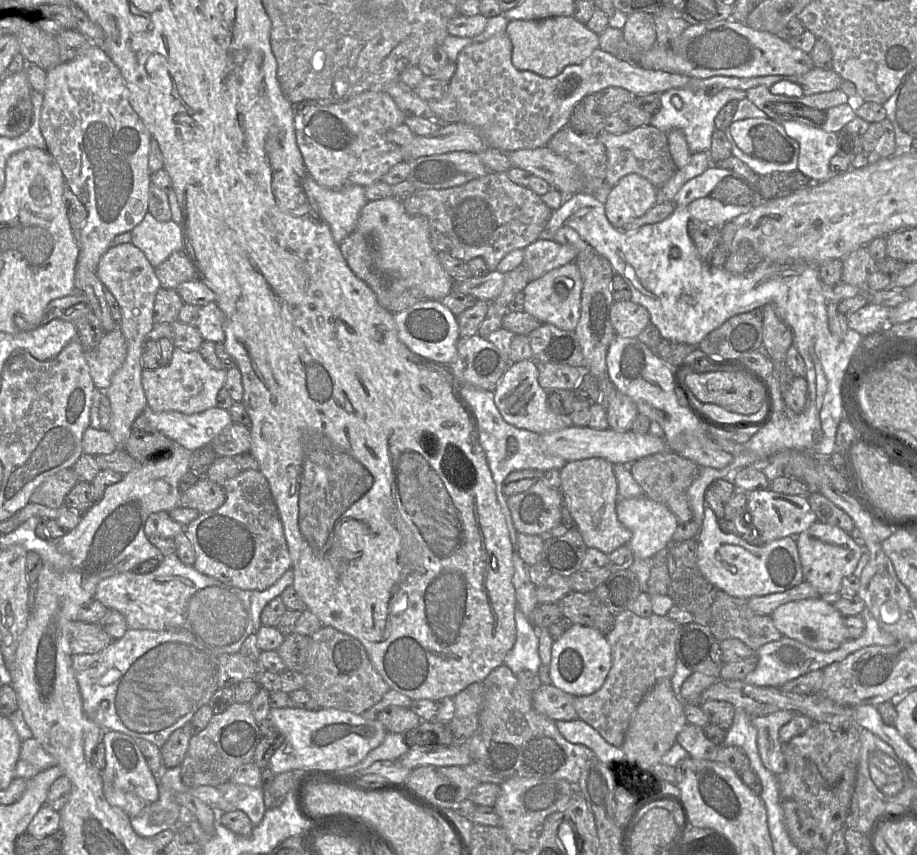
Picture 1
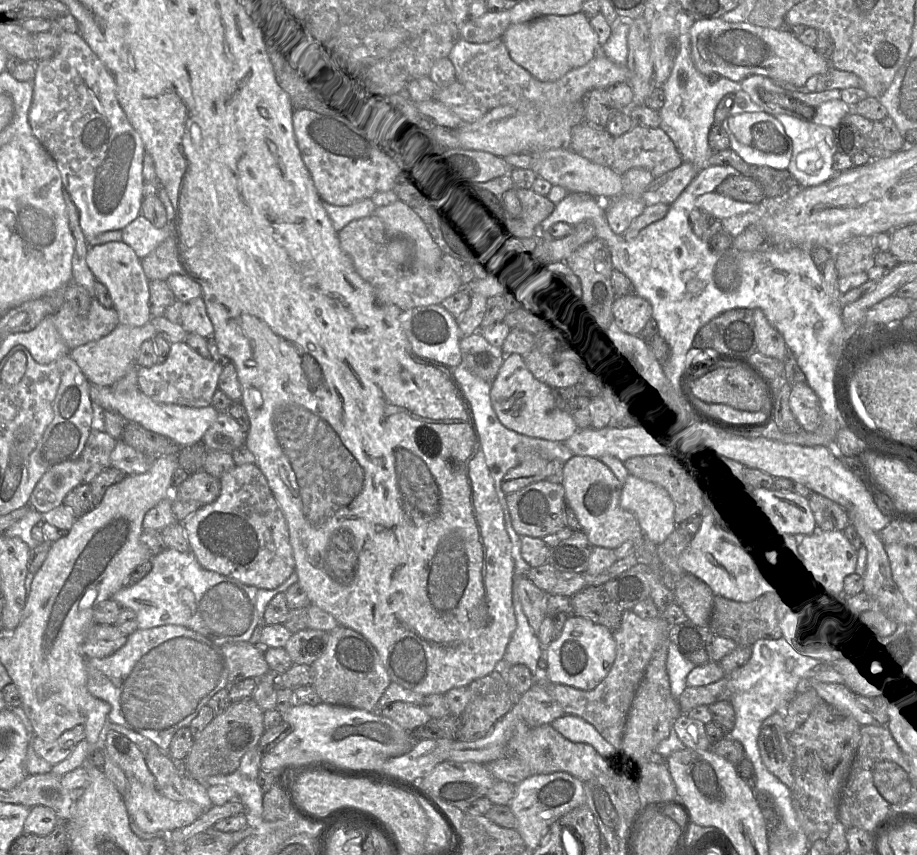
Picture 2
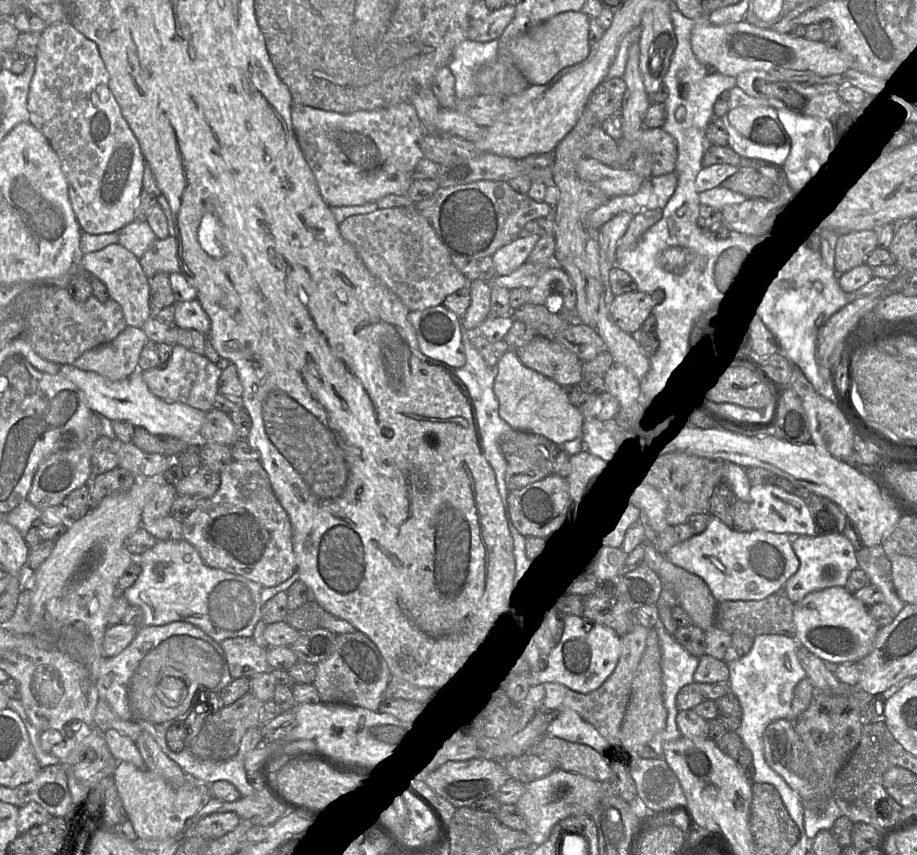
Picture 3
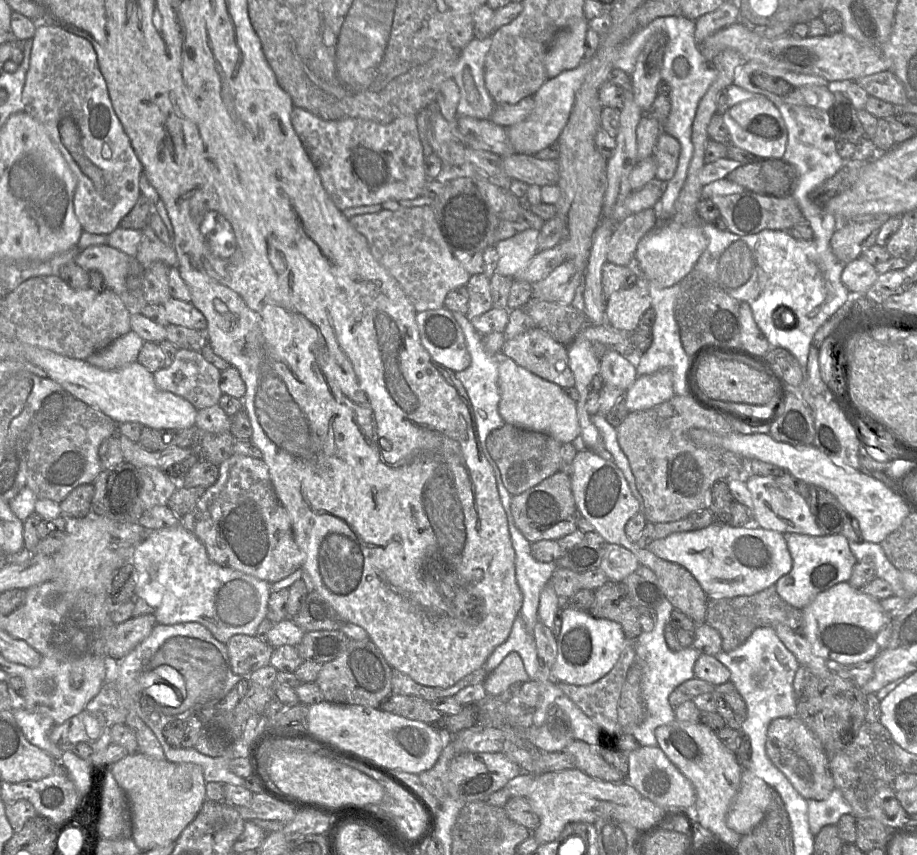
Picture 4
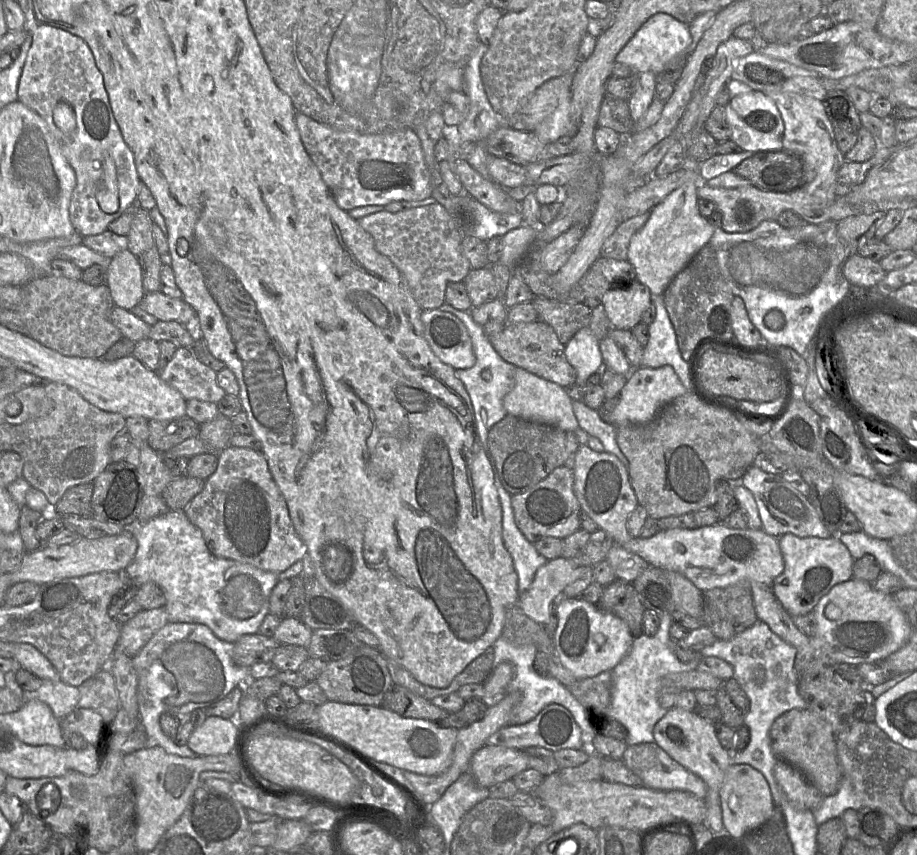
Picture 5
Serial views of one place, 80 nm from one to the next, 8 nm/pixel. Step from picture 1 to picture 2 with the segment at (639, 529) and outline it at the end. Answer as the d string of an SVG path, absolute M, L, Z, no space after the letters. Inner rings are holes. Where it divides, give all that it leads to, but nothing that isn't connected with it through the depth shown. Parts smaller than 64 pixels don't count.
M629 474L623 484L620 506L636 517L645 536L656 546L677 527L674 503L667 491L634 475Z

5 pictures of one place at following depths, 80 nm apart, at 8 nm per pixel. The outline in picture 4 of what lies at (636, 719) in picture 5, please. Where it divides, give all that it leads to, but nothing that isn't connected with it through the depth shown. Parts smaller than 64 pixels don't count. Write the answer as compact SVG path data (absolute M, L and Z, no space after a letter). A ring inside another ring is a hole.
M665 598L655 609L657 620L653 630L650 632L642 631L638 638L634 640L636 663L640 664L642 669L640 690L646 710L645 718L632 734L640 746L658 746L655 737L656 728L675 720L675 711L669 704L669 696L677 686L694 678L694 665L701 655L701 652L692 646L680 651L672 651L668 647L665 641L665 627L670 622L673 609L670 601Z

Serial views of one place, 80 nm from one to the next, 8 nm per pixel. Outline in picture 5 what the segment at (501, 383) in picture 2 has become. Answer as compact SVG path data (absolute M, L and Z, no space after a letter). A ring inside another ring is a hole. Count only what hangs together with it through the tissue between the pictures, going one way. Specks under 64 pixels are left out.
M515 367L514 369L513 386L503 398L503 407L507 414L526 421L554 426L564 432L575 432L579 428L573 412L572 399L563 387L522 368Z

